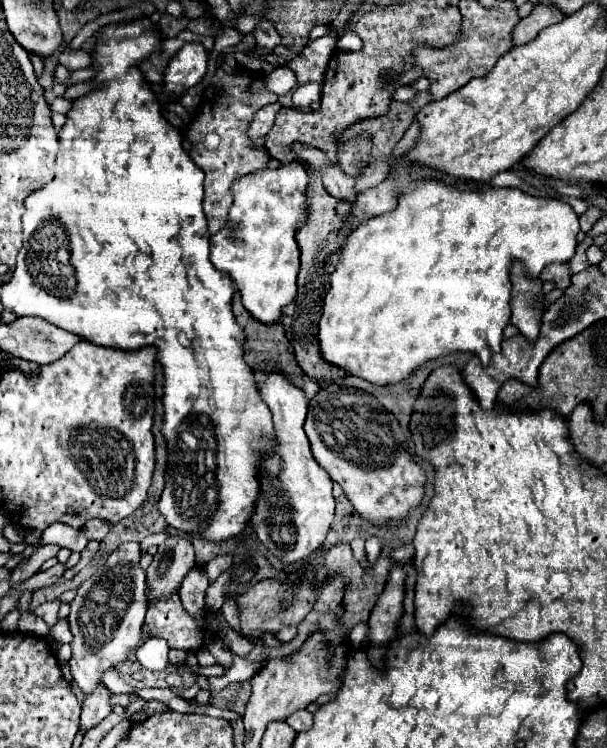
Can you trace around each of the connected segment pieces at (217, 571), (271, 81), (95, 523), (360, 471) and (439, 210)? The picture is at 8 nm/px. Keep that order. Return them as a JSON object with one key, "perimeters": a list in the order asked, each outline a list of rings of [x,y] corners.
{"perimeters":[[[[220,554],[220,556],[214,556],[214,560],[210,560],[208,564],[206,564],[206,576],[208,576],[208,580],[210,580],[210,584],[226,570],[226,568],[230,568],[230,564],[232,564],[232,556],[230,554]]],[[[274,68],[272,70],[272,74],[268,74],[266,78],[264,78],[264,82],[266,82],[266,88],[270,90],[270,92],[274,92],[274,94],[286,94],[286,92],[290,92],[294,86],[296,86],[296,76],[294,76],[294,72],[292,70],[288,70],[288,68]]],[[[92,518],[84,526],[84,534],[88,540],[102,540],[110,530],[110,522],[102,518]]],[[[332,382],[320,388],[320,392],[310,400],[304,430],[312,444],[312,454],[316,462],[330,474],[334,482],[338,482],[344,488],[344,494],[348,496],[352,506],[370,524],[390,526],[396,520],[402,520],[410,512],[410,508],[420,504],[426,476],[422,468],[406,454],[398,420],[388,410],[384,410],[374,396]]],[[[420,178],[412,184],[410,190],[404,190],[398,196],[398,206],[392,212],[372,216],[370,220],[362,222],[356,230],[352,230],[344,244],[340,246],[338,252],[332,254],[332,264],[334,272],[330,274],[330,286],[324,298],[324,314],[320,318],[320,330],[318,330],[318,340],[320,340],[320,352],[326,362],[344,368],[348,374],[360,376],[372,384],[396,384],[408,374],[418,368],[420,364],[438,358],[448,352],[476,352],[482,360],[484,366],[490,362],[492,352],[500,352],[502,346],[502,330],[510,322],[510,302],[512,302],[512,280],[510,280],[510,268],[512,264],[522,264],[524,272],[528,278],[538,278],[540,272],[556,262],[566,262],[574,256],[576,244],[578,244],[578,214],[572,210],[572,206],[564,200],[554,200],[554,198],[536,198],[520,188],[488,188],[488,190],[460,190],[452,184],[446,184],[444,180],[432,180],[432,178]]]]}

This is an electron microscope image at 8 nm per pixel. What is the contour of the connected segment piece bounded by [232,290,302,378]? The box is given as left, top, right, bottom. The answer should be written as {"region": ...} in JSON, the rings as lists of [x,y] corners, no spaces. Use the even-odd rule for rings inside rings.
{"region":[[[238,290],[232,298],[232,310],[244,330],[244,358],[252,368],[256,368],[256,364],[262,360],[270,360],[278,362],[278,366],[274,366],[272,370],[284,372],[290,378],[298,378],[302,374],[300,366],[296,364],[294,350],[284,334],[282,322],[260,324],[260,320],[254,320],[252,314],[248,314],[248,310],[242,306]]]}

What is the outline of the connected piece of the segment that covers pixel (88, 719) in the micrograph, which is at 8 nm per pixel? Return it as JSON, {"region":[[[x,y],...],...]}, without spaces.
{"region":[[[100,684],[100,688],[96,692],[92,692],[92,696],[86,696],[84,704],[82,704],[82,716],[80,716],[80,728],[86,732],[92,726],[96,726],[100,720],[104,720],[110,712],[110,696],[112,692]]]}

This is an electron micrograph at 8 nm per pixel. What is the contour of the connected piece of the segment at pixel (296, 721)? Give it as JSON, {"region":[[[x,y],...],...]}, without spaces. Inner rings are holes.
{"region":[[[298,710],[296,714],[288,716],[286,722],[288,722],[296,732],[300,732],[300,730],[308,730],[308,728],[312,726],[312,714],[310,714],[308,710]]]}

